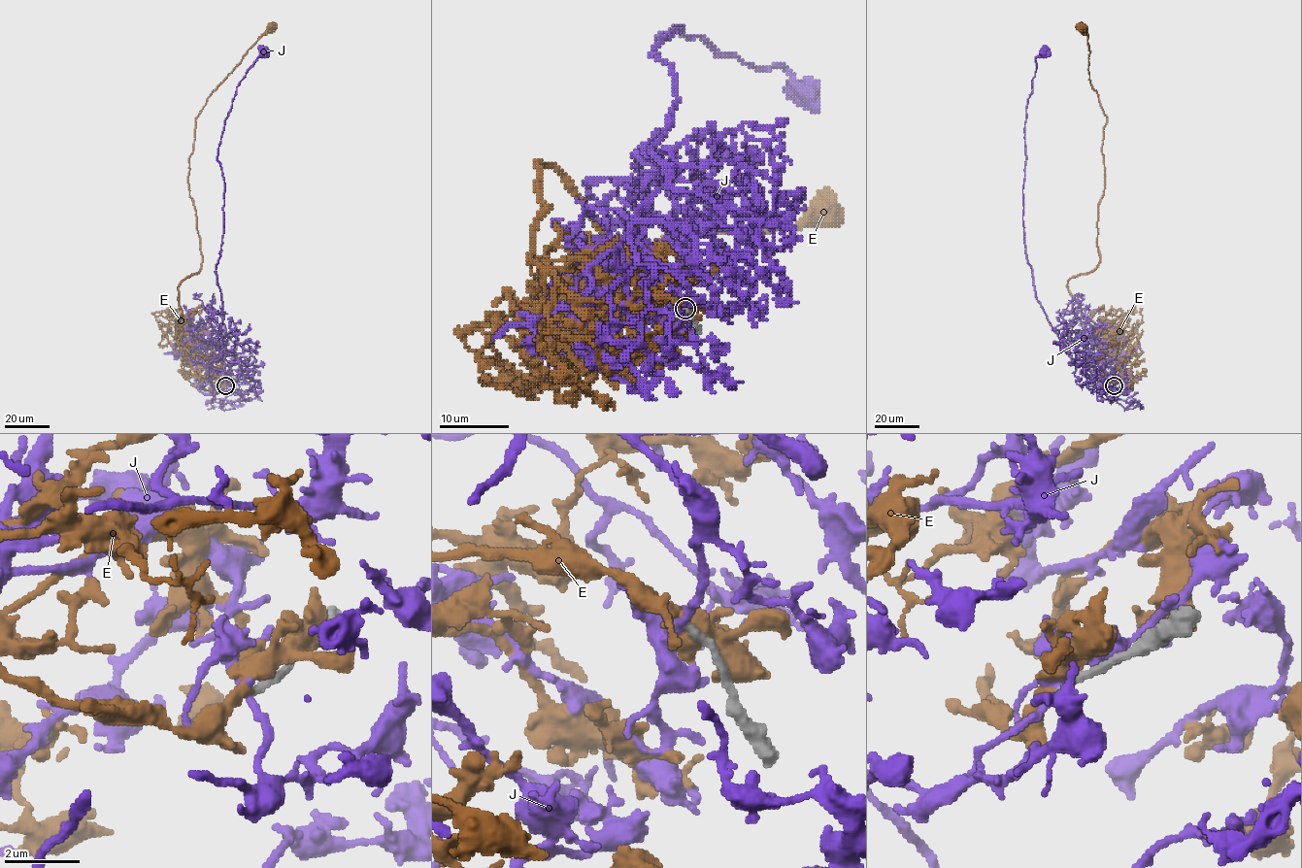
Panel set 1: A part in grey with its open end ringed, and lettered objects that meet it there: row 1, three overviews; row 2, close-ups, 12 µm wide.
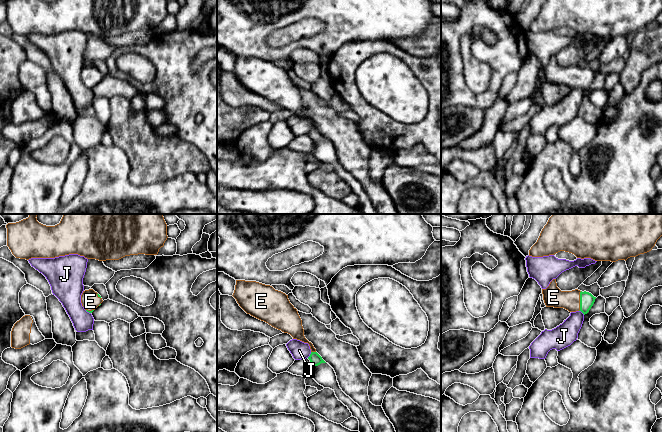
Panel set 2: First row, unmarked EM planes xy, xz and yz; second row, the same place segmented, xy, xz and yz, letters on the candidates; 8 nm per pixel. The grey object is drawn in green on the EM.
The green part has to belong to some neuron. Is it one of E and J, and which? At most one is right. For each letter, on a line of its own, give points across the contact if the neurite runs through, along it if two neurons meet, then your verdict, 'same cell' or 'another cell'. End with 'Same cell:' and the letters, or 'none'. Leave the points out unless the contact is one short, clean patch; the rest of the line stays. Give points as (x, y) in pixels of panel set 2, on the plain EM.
E: same cell
J: border along xz (311, 128), (307, 133); another cell
Same cell: E

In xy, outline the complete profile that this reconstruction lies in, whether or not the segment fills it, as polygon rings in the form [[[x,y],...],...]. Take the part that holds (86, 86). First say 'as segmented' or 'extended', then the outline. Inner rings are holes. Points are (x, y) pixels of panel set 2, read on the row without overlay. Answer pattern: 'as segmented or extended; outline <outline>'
extended; outline [[[93,65],[85,66],[81,71],[82,82],[89,89],[92,89],[102,78],[101,72]]]

